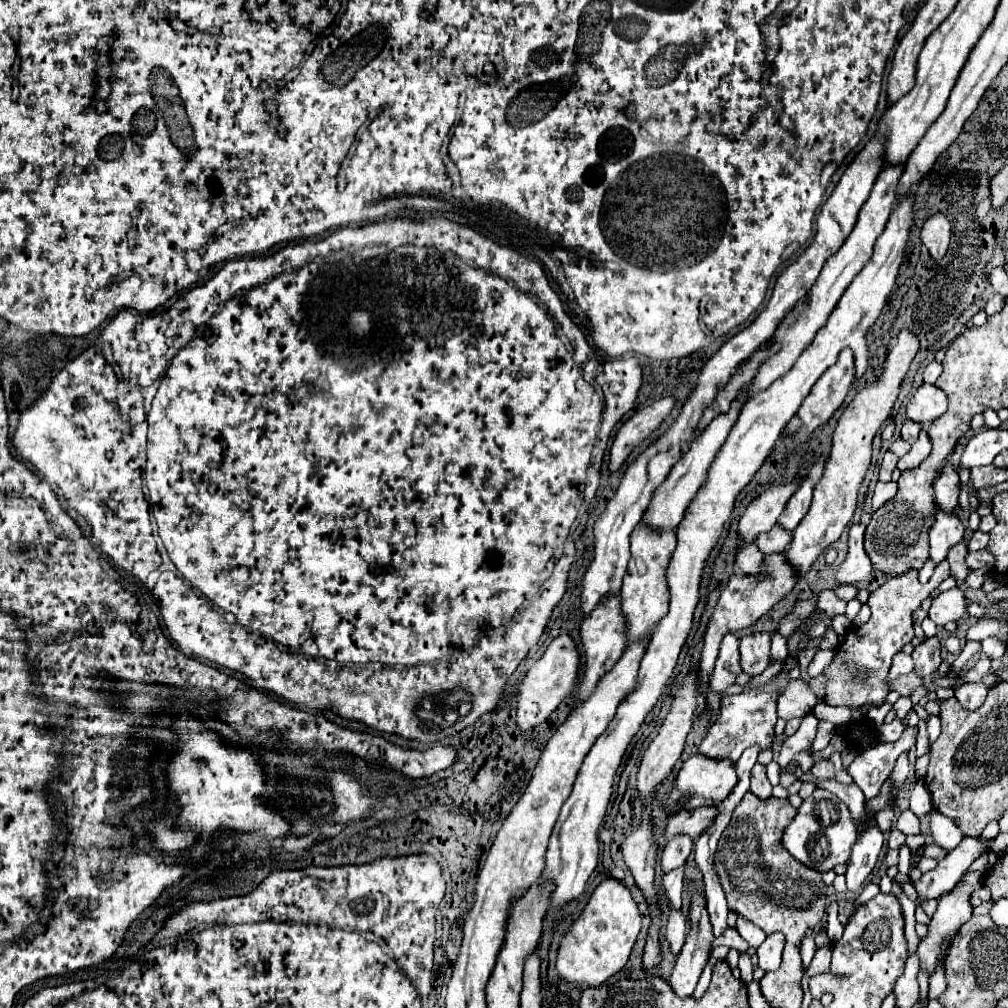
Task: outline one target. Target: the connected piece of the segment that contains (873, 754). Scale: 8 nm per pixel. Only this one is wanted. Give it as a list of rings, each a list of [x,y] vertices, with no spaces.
[[[906,726],[900,740],[892,744],[876,744],[866,752],[860,750],[856,754],[854,762],[848,766],[848,774],[860,786],[866,800],[878,796],[884,780],[888,778],[888,774],[896,764],[896,758],[902,752],[914,748],[916,740],[918,740],[918,726]]]

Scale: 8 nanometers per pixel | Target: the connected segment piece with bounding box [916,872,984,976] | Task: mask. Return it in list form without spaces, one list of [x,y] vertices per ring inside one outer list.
[[[966,872],[962,876],[962,880],[956,884],[954,890],[950,890],[948,894],[942,894],[938,898],[938,908],[934,912],[934,916],[928,922],[928,934],[920,940],[918,944],[918,956],[920,956],[920,970],[928,976],[932,976],[936,972],[936,968],[940,966],[940,962],[946,958],[952,938],[956,938],[956,934],[960,934],[960,928],[964,926],[964,922],[968,922],[972,918],[972,910],[974,906],[970,904],[970,896],[974,890],[982,888],[984,882],[984,874],[982,872]]]

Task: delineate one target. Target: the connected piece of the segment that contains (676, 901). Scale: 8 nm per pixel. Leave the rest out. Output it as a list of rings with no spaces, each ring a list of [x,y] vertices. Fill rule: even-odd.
[[[684,866],[672,870],[662,878],[664,896],[670,910],[682,910],[682,886],[684,886]]]

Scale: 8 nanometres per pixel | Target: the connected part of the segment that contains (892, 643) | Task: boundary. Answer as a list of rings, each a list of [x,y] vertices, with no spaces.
[[[944,560],[935,567],[930,581],[926,584],[920,584],[918,570],[908,570],[908,574],[888,578],[870,594],[870,620],[862,626],[850,626],[850,630],[842,638],[842,644],[836,648],[832,664],[824,670],[824,676],[828,678],[824,702],[828,706],[848,706],[858,710],[862,706],[882,704],[886,700],[890,692],[888,670],[892,664],[892,656],[914,638],[912,612],[920,608],[922,600],[928,598],[930,592],[949,576],[949,563]]]

